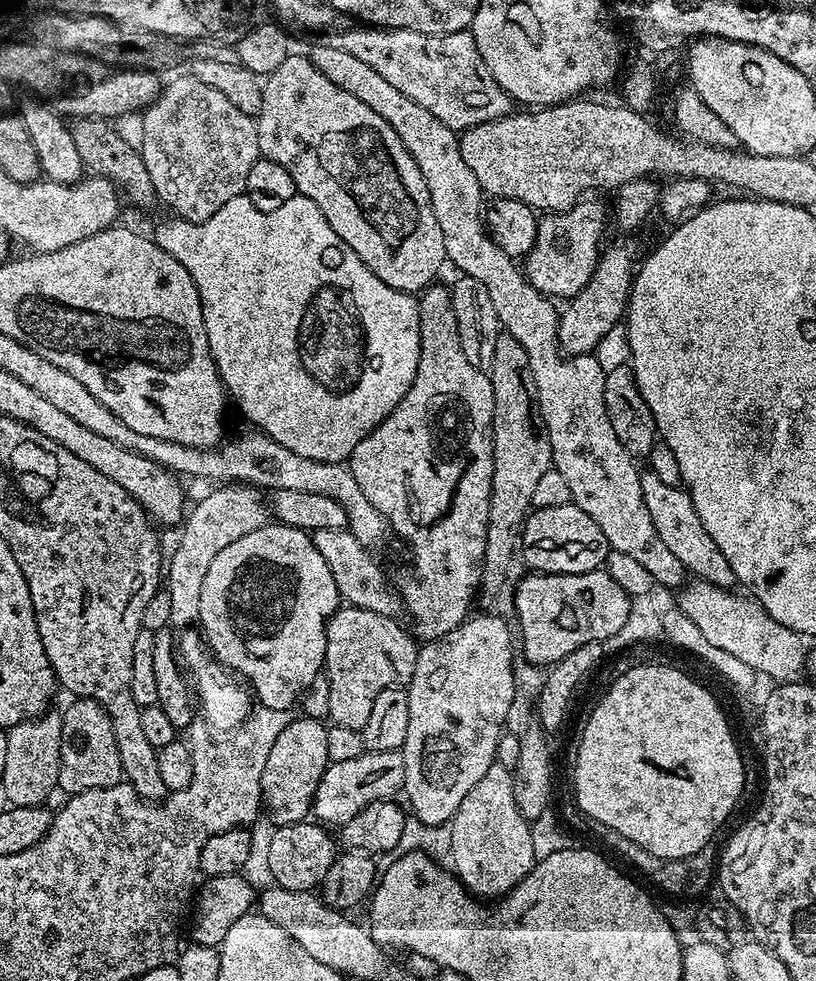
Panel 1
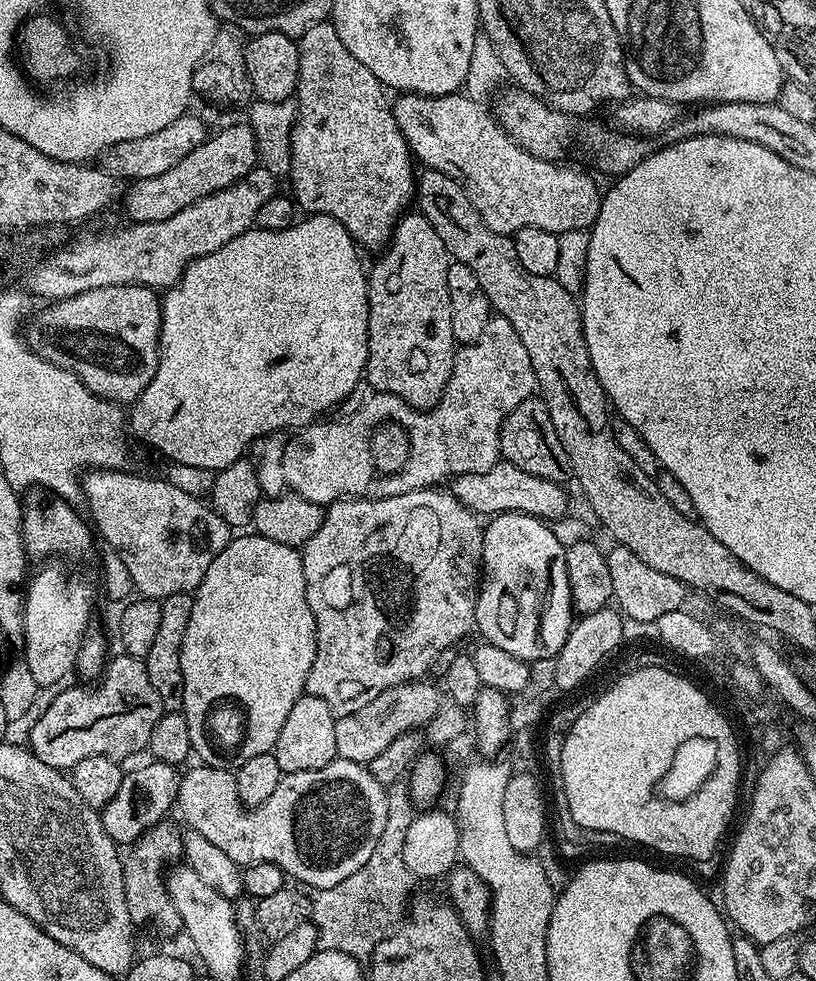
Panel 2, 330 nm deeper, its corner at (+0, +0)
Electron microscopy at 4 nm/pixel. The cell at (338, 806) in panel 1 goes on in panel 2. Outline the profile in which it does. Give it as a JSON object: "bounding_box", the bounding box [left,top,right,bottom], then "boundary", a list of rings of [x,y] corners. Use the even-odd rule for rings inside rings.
{"bounding_box":[175,759,388,889],"boundary":[[[334,759],[326,766],[322,766],[318,770],[302,770],[301,772],[283,773],[278,782],[278,786],[274,786],[274,794],[270,794],[270,798],[266,798],[266,802],[262,802],[257,808],[248,808],[245,810],[238,798],[238,790],[236,789],[235,775],[227,768],[209,768],[207,766],[189,767],[187,771],[180,777],[180,785],[178,786],[178,794],[176,795],[175,807],[180,808],[180,812],[184,815],[184,820],[188,823],[187,827],[193,832],[202,834],[202,838],[206,838],[206,842],[214,842],[214,846],[218,846],[218,850],[222,850],[226,854],[226,858],[230,858],[235,864],[247,866],[249,864],[257,864],[258,862],[270,862],[274,866],[278,866],[284,871],[285,877],[292,876],[301,885],[309,884],[309,889],[329,888],[330,886],[338,886],[338,882],[346,882],[346,878],[350,878],[350,874],[354,874],[354,870],[362,870],[362,866],[366,866],[366,862],[370,858],[370,854],[374,854],[374,846],[378,846],[378,838],[382,838],[382,830],[386,830],[386,814],[388,794],[385,785],[379,784],[374,778],[374,774],[370,774],[365,765],[358,762],[350,762],[349,760]]]}

